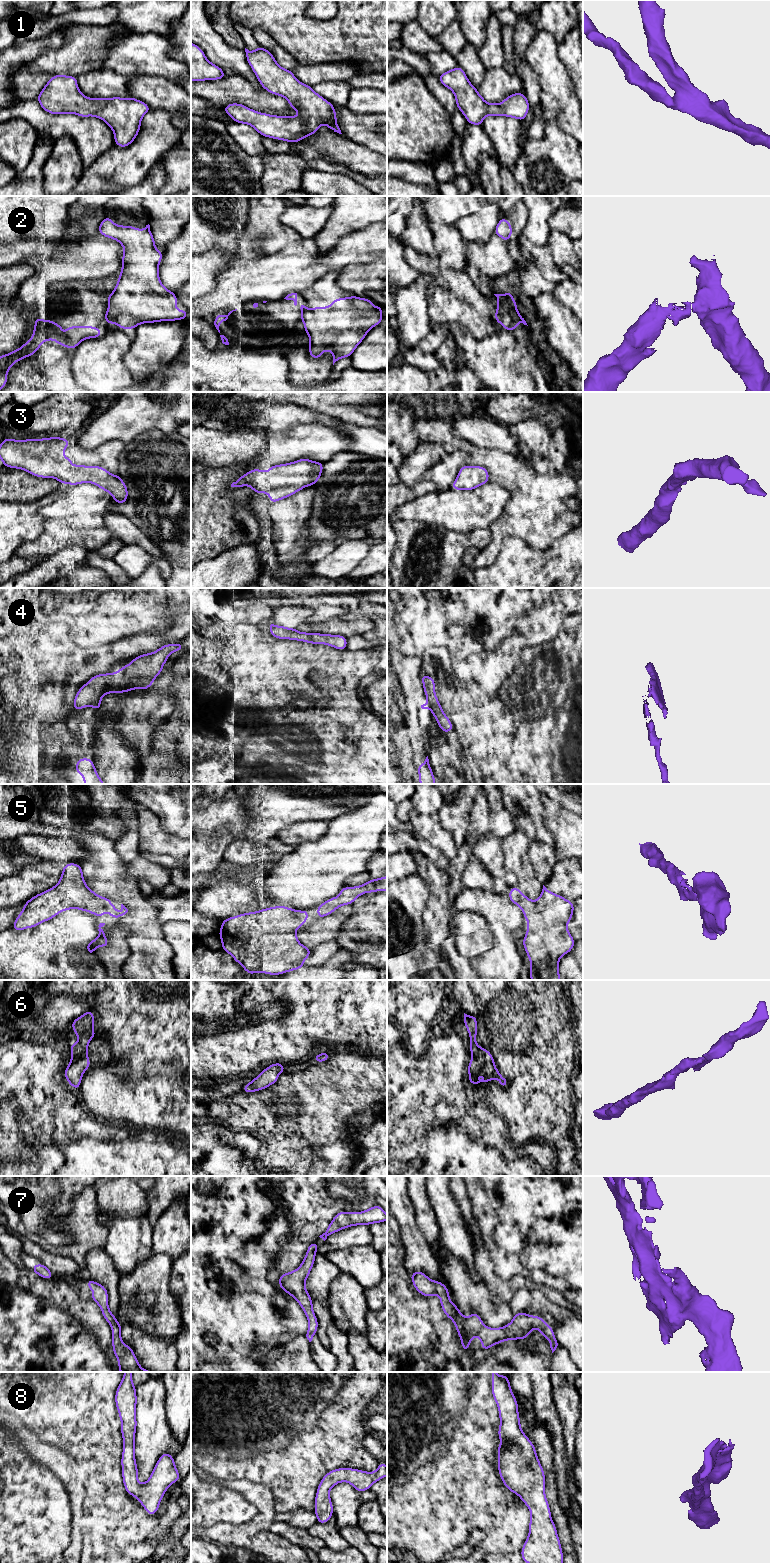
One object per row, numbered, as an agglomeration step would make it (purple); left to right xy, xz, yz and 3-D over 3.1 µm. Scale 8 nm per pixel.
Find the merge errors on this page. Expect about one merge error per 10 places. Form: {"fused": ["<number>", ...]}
{"fused": ["2", "4"]}

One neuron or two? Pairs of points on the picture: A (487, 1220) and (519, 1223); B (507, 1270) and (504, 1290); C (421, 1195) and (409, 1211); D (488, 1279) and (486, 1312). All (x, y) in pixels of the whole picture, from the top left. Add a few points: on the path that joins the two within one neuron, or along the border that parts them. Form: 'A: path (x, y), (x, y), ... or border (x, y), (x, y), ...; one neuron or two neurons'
A: path (495, 1220), (511, 1220); one neuron
B: border (496, 1273), (506, 1280), (518, 1274); two neurons
C: border (407, 1186), (419, 1229); two neurons
D: border (482, 1282), (495, 1303), (503, 1304), (506, 1302); two neurons

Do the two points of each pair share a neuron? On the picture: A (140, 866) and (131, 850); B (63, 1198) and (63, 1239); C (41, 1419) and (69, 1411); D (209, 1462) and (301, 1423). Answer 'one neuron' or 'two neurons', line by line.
A: two neurons
B: one neuron
C: one neuron
D: one neuron

